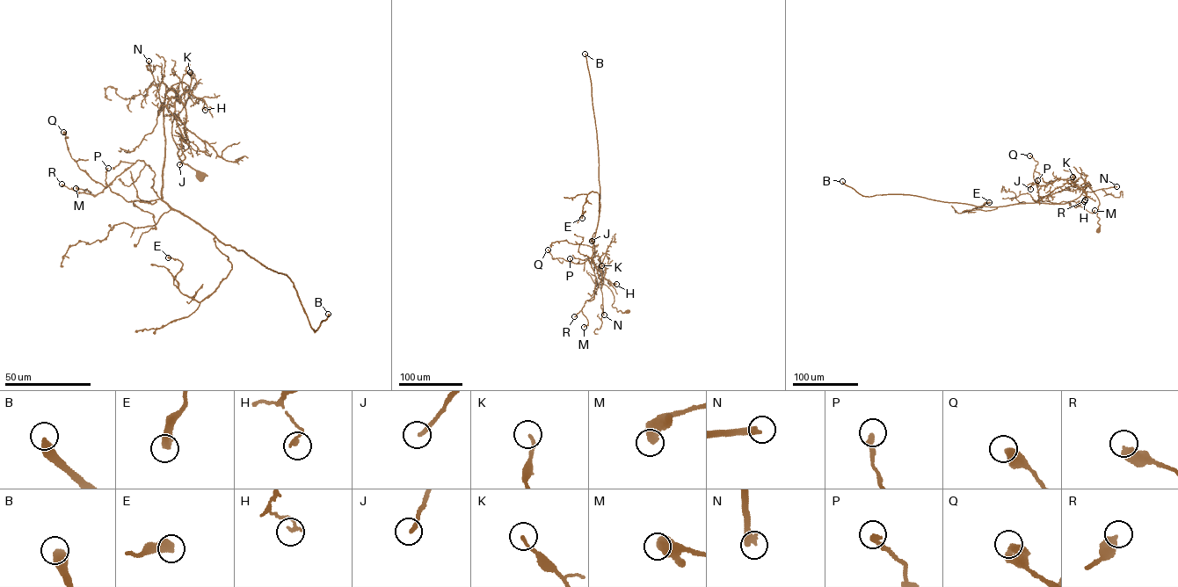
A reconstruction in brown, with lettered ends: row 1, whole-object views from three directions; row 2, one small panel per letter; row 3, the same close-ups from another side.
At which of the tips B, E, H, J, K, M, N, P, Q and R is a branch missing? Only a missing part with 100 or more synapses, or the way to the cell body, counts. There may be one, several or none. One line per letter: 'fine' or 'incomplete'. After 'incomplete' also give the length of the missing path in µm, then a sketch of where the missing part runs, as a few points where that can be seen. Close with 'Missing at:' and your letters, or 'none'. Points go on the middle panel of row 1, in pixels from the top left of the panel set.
B: incomplete | 250 µm
E: fine
H: fine
J: fine
K: fine
M: fine
N: incomplete | 250 µm
P: fine
Q: fine
R: fine
Missing at: B, N

